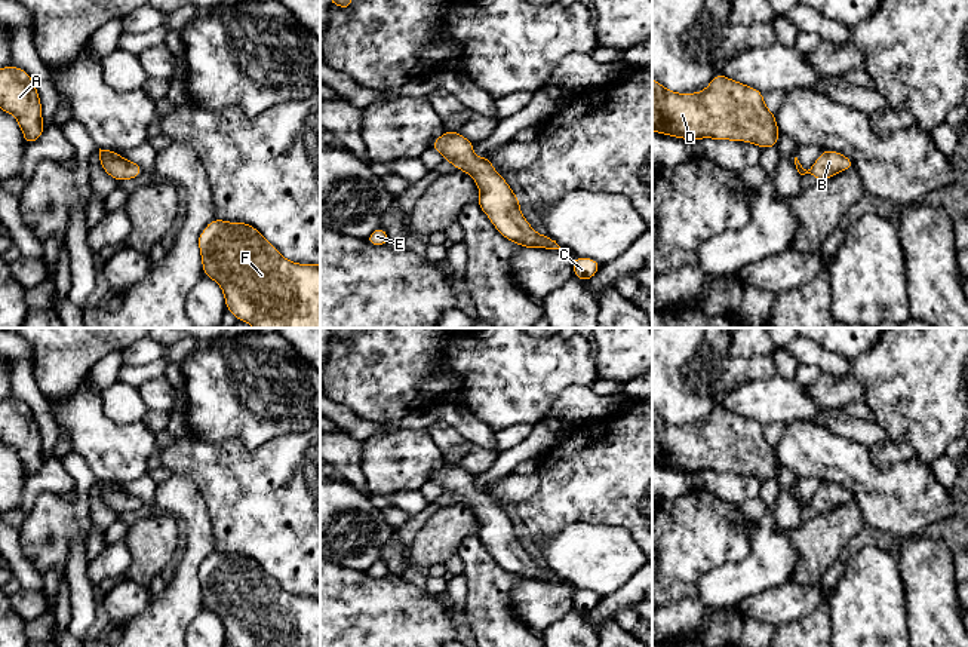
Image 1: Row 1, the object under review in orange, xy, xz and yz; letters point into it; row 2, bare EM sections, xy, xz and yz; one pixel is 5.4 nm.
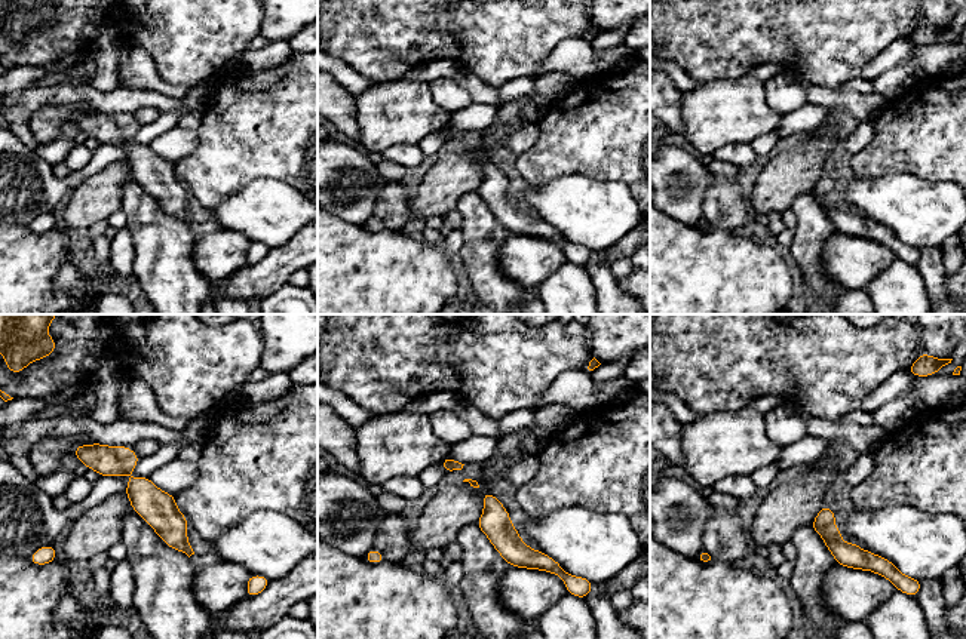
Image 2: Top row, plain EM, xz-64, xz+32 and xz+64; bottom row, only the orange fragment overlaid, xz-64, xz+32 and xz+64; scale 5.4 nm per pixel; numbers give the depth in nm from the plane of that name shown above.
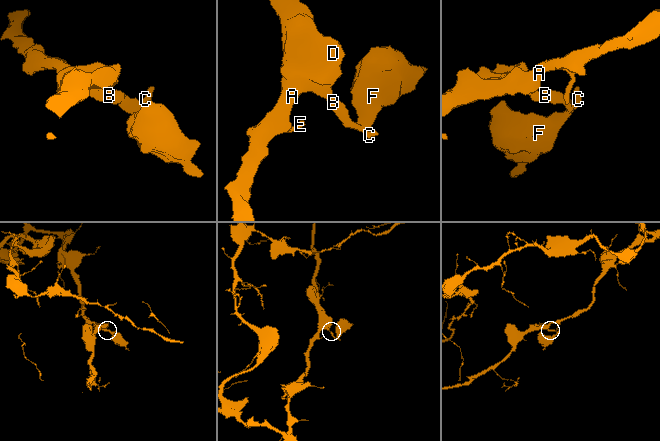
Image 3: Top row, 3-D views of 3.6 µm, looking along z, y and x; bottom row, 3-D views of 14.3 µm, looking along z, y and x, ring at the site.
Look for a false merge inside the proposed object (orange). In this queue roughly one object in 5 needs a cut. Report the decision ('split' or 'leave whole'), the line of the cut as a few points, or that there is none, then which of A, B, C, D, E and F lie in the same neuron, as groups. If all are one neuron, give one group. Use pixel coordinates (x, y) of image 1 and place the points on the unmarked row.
leave whole; cut none; groups A B C D E F

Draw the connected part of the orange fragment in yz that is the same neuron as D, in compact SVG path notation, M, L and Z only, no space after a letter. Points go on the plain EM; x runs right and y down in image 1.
M716 407L710 417L697 426L672 424L652 411L652 463L689 473L703 470L744 473L762 482L777 479L780 467L775 445L765 438L763 426L723 407Z

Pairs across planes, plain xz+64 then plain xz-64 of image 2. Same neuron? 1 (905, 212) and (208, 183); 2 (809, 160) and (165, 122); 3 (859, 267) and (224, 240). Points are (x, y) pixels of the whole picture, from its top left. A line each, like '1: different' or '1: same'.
1: different
2: different
3: same

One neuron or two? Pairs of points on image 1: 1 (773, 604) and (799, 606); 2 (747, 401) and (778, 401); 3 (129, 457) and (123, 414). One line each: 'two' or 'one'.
1: one
2: one
3: two

